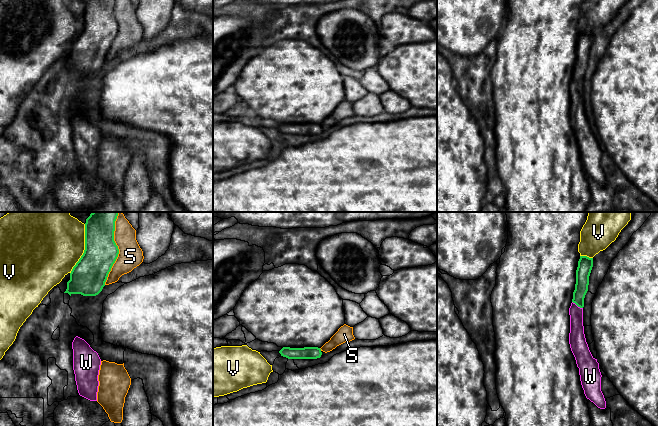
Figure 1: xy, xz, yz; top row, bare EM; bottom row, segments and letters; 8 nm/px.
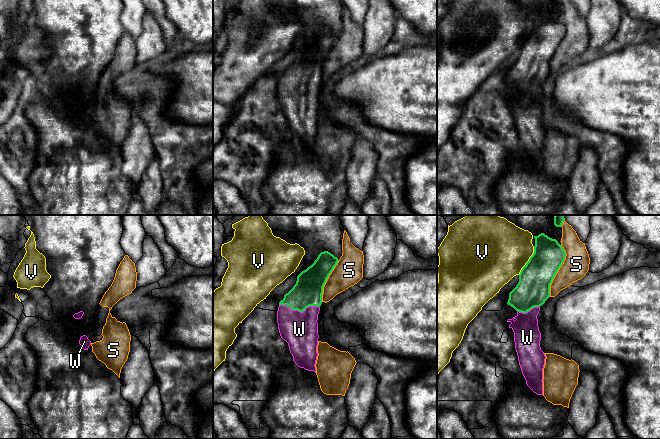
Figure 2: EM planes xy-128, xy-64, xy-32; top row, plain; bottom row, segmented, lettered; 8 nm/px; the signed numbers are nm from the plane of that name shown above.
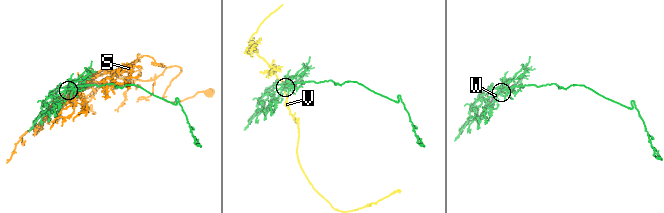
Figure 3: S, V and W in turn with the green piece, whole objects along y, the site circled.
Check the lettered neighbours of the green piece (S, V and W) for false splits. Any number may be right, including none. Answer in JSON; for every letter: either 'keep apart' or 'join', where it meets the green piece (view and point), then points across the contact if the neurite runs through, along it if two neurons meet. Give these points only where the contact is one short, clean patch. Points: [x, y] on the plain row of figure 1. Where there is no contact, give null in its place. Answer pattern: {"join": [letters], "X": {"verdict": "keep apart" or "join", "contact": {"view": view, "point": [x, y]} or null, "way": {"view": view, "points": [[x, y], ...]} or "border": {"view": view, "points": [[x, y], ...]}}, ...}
{"join": ["W"], "S": {"verdict": "keep apart", "contact": {"view": "xy", "point": [118, 29]}}, "V": {"verdict": "keep apart", "contact": {"view": "xy", "point": [85, 25]}}, "W": {"verdict": "join", "contact": {"view": "yz", "point": [577, 81]}, "way": {"view": "yz", "points": [[582, 51], [577, 81], [576, 112]]}}}

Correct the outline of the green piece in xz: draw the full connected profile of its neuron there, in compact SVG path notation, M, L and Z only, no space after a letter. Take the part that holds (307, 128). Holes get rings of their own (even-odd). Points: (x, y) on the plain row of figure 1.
M283 123L279 129L288 135L317 135L322 131L318 123L290 124Z

